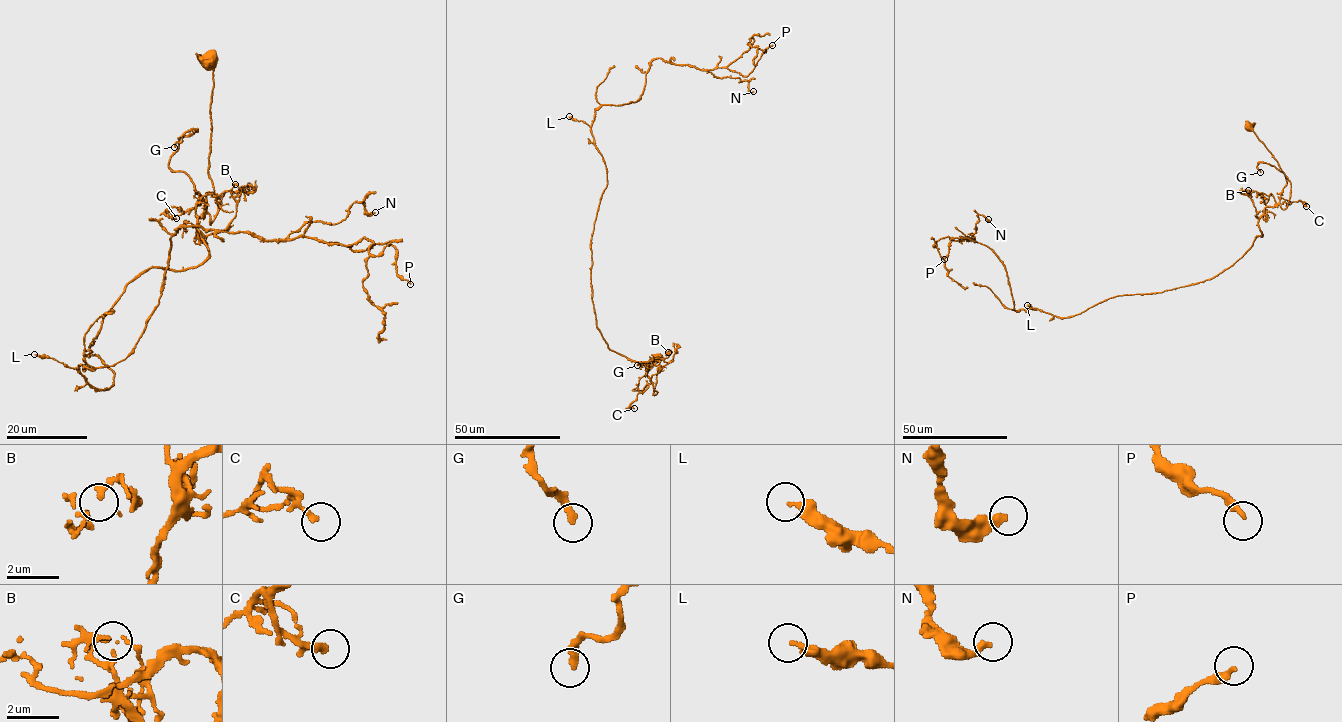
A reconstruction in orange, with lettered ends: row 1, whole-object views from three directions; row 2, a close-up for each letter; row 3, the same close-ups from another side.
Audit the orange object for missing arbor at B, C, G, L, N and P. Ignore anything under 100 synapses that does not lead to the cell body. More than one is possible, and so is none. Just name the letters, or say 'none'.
none

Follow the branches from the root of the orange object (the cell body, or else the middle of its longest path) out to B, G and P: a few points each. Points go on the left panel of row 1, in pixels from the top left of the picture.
B: (207, 61), (217, 211), (210, 224), (207, 213), (196, 215), (203, 237), (234, 216), (235, 184)
G: (207, 61), (217, 202), (210, 224), (192, 181), (168, 166), (178, 141), (196, 129), (174, 147)
P: (207, 61), (208, 255), (127, 284), (87, 382), (179, 228), (386, 242), (410, 284)

